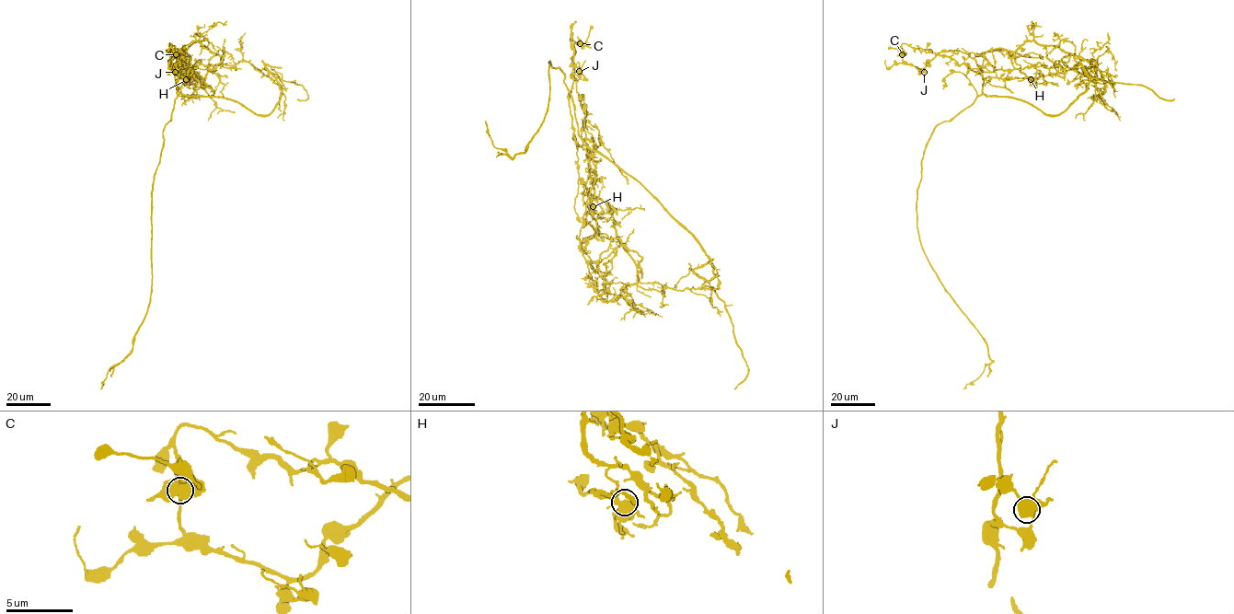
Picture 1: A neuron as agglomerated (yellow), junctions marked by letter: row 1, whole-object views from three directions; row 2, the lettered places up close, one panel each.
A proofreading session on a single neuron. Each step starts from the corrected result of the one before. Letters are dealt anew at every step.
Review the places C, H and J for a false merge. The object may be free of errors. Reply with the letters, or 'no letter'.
C

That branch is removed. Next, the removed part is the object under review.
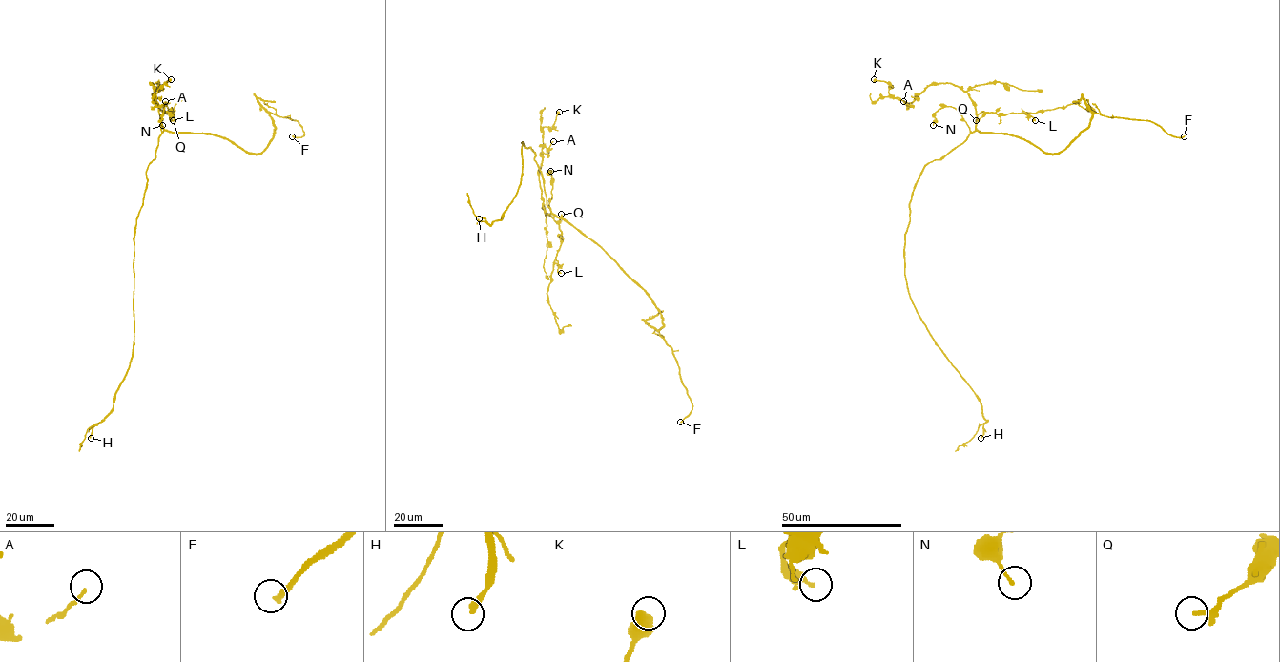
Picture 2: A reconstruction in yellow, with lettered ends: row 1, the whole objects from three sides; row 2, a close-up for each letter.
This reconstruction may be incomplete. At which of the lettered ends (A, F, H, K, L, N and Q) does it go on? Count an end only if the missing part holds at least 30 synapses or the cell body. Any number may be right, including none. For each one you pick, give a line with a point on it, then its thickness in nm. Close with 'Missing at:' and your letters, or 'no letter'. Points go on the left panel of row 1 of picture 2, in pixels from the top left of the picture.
F: Place: (292, 136). Thickness 240 nm
H: Place: (91, 438). Thickness 320 nm
Missing at: F, H

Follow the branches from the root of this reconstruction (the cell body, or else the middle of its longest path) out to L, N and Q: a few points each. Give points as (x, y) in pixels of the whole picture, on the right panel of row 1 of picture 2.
L: (931, 162), (941, 159), (976, 130), (976, 116), (982, 112), (1002, 114), (1023, 113), (1035, 120)
N: (931, 162), (941, 159), (961, 143), (970, 132), (961, 115), (950, 106), (942, 106), (934, 113), (933, 125)
Q: (931, 162), (941, 159), (976, 130), (976, 116), (983, 112), (976, 120)

